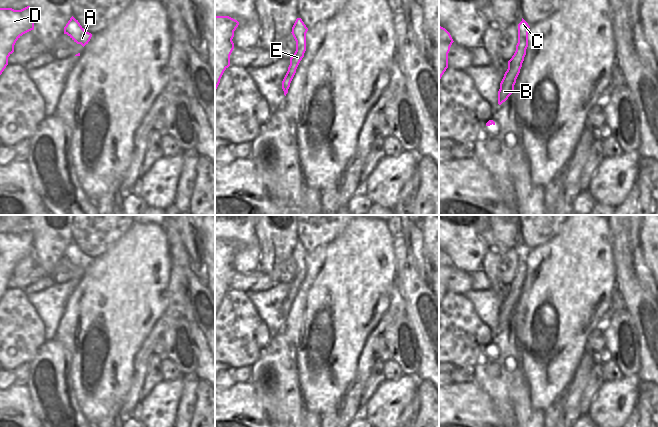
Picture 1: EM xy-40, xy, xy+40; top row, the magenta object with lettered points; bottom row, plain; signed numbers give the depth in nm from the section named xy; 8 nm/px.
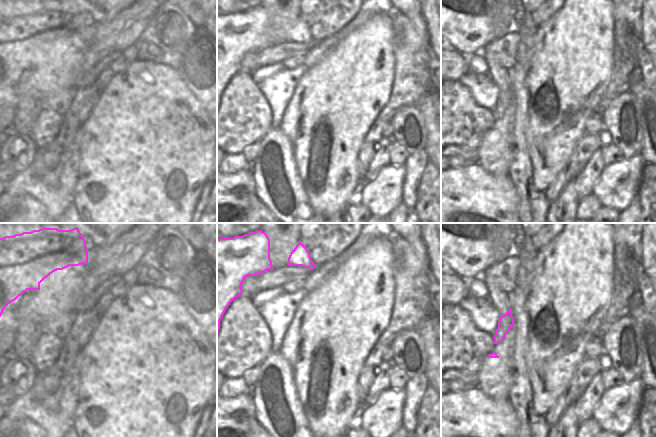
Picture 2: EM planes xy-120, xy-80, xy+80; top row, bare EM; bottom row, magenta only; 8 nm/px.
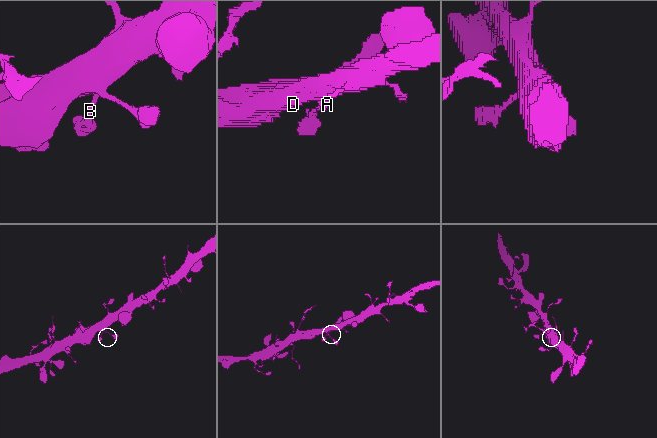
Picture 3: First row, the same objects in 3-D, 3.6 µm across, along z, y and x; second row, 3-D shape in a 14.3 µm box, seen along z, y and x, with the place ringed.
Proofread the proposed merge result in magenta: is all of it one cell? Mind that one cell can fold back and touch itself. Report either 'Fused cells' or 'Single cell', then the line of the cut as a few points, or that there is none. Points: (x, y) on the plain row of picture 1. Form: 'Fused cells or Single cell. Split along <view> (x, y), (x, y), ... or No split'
Single cell. No split

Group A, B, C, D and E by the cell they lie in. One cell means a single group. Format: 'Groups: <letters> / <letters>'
Groups: A B C D E

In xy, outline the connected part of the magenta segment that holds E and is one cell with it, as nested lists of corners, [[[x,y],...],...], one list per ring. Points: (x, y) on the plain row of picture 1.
[[[297,242],[293,251],[292,251],[292,259],[296,265],[296,275],[294,279],[290,282],[290,289],[288,291],[288,295],[282,305],[282,313],[284,315],[284,319],[288,317],[288,313],[290,311],[290,307],[296,297],[296,293],[304,281],[304,277],[306,275],[306,257],[308,252],[304,248],[301,242]]]

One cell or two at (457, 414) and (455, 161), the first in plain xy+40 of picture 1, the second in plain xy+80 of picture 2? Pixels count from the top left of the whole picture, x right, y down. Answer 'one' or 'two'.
two

